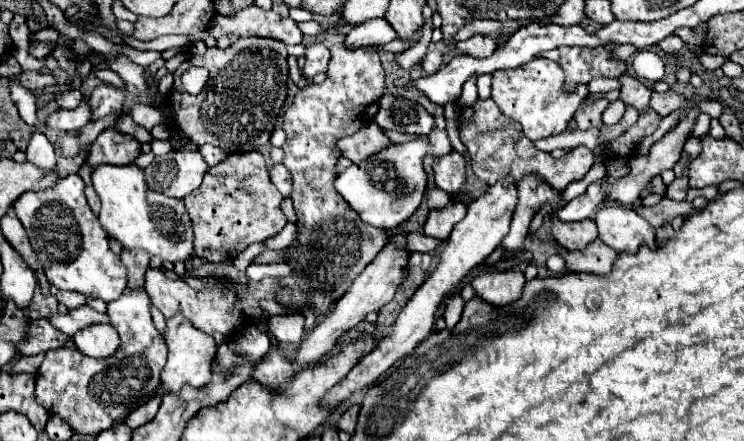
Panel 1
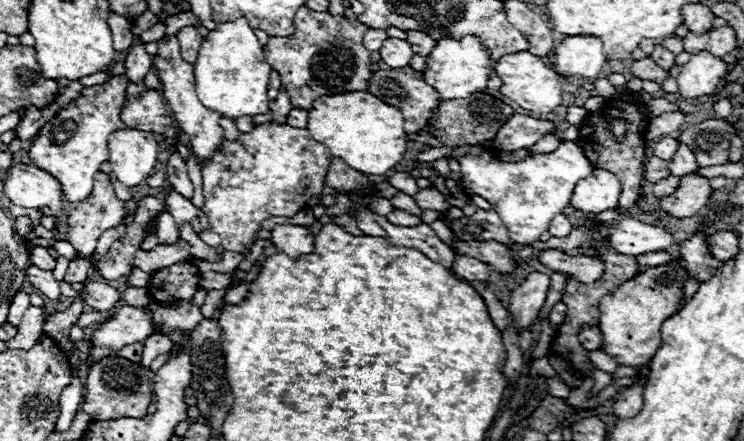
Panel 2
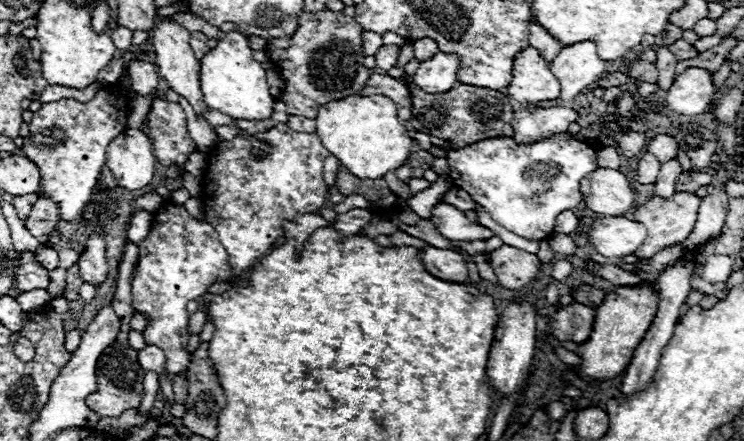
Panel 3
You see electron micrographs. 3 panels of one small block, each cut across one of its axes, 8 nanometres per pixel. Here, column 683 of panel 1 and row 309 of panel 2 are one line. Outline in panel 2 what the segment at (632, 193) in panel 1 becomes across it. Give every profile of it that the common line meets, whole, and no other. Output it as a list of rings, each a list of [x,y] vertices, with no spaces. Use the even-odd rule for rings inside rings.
[[[122,306],[110,320],[102,322],[100,328],[94,332],[88,360],[98,362],[104,356],[108,356],[110,350],[118,350],[134,342],[144,342],[154,332],[156,326],[150,310],[136,306]]]

